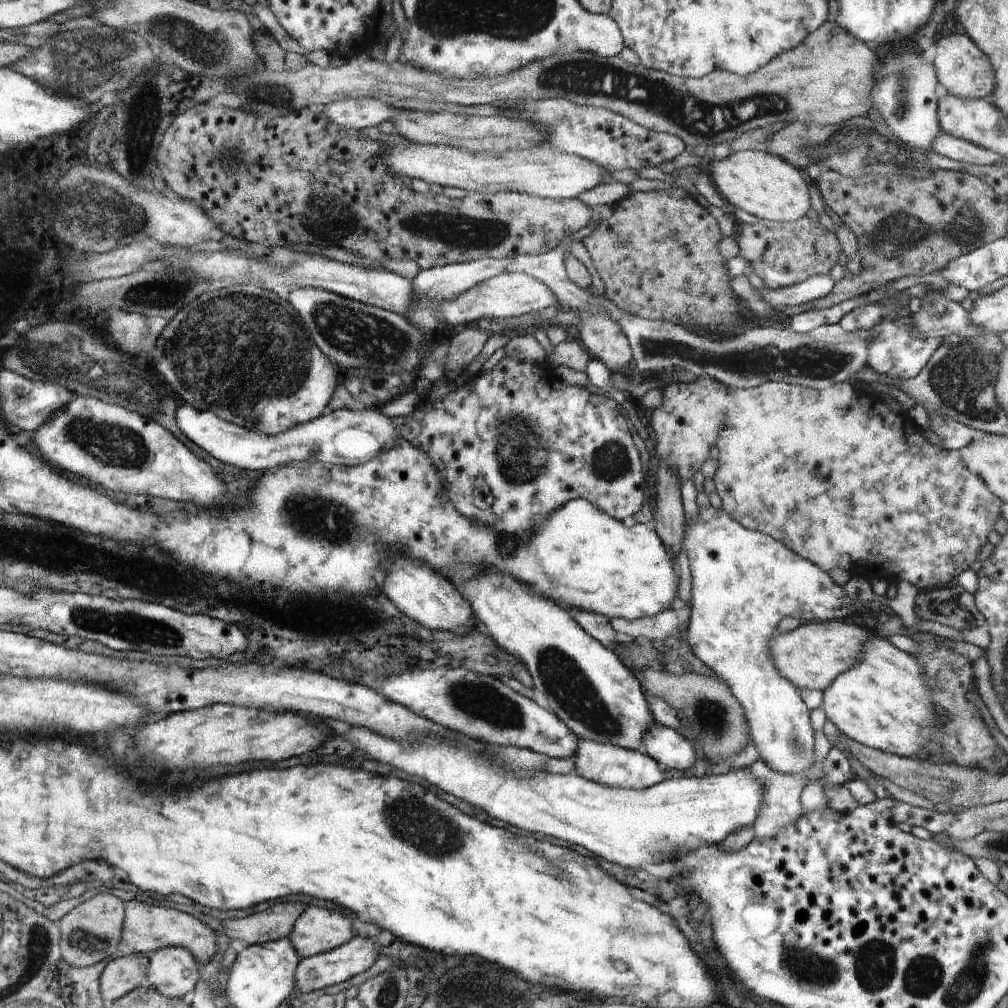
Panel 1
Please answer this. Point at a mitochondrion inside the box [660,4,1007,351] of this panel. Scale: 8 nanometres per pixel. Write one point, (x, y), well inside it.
(898, 233)

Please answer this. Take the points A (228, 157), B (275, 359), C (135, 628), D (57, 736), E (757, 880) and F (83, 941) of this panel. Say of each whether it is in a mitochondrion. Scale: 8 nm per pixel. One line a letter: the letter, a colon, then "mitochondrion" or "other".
A: mitochondrion
B: mitochondrion
C: mitochondrion
D: other
E: other
F: mitochondrion

